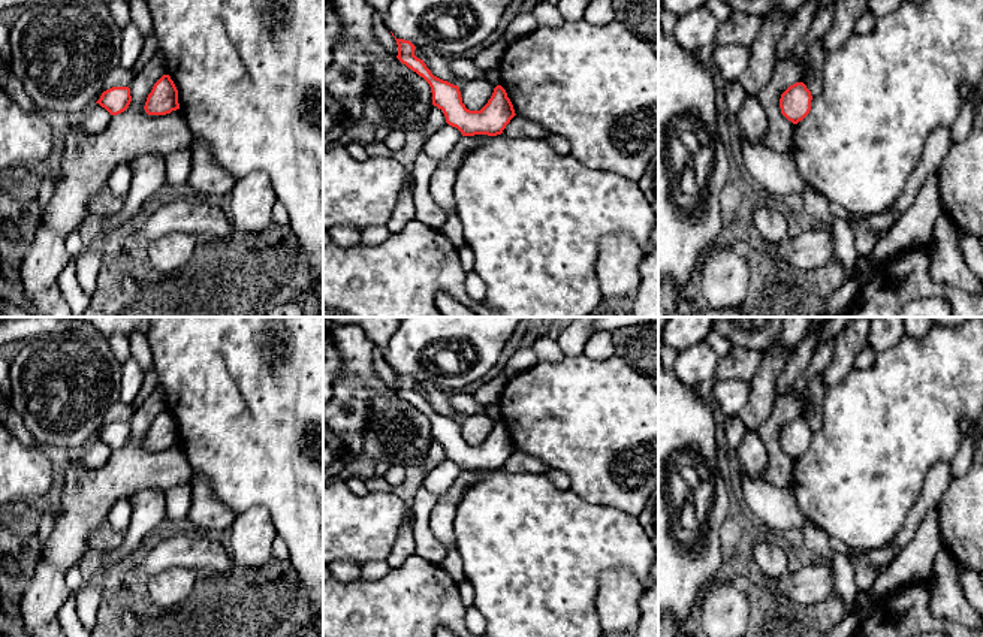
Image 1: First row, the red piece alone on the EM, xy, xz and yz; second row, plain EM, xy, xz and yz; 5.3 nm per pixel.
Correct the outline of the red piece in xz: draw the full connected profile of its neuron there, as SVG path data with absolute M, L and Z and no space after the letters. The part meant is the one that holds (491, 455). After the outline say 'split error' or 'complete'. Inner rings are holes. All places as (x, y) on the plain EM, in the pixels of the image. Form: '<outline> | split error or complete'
M396 374L396 393L408 404L422 411L431 422L432 440L443 446L446 458L456 462L462 471L501 470L510 455L516 450L506 425L494 423L488 438L480 446L470 446L462 438L458 420L443 416L431 408L423 395L414 390L416 381L410 375Z | complete

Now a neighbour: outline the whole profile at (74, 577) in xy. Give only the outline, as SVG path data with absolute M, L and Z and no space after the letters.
M78 567L67 571L66 583L73 592L79 592L84 588L82 574Z

